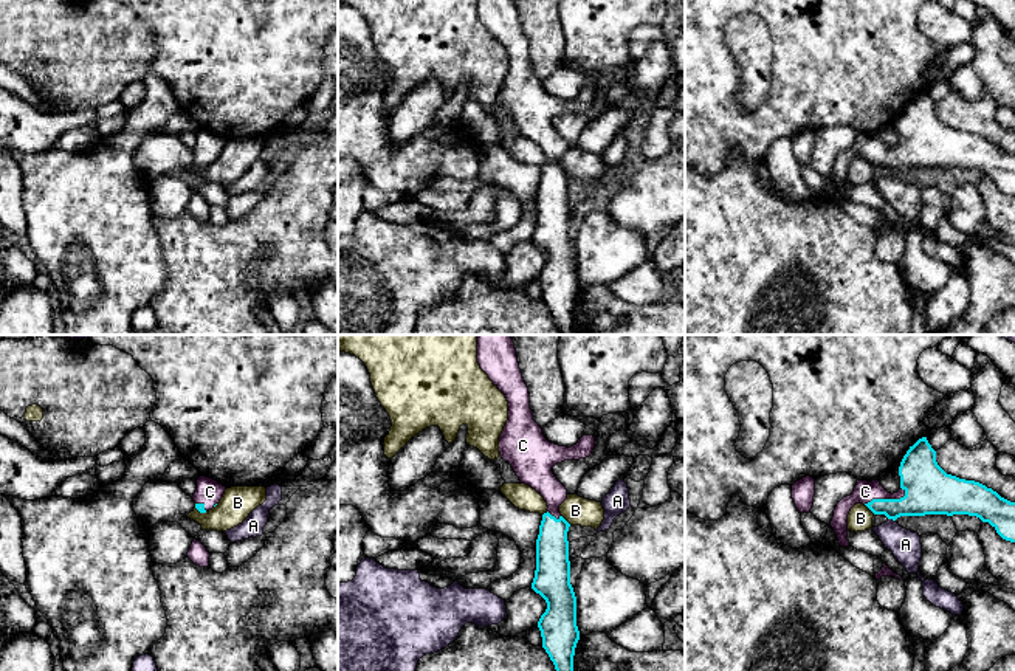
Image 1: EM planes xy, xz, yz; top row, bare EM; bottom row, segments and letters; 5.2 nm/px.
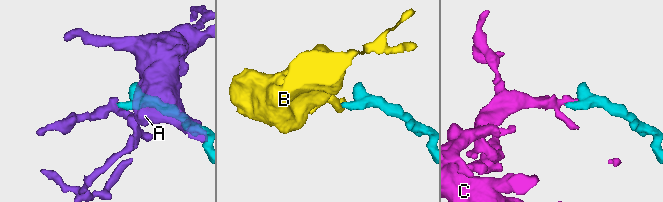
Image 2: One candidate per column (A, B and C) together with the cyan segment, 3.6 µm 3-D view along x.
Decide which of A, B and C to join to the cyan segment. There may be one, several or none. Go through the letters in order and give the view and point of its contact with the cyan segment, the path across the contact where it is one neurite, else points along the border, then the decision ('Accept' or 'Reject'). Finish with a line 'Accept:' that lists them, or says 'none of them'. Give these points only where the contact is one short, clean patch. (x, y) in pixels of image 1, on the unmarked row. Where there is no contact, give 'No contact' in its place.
A: Touches cyan at yz (891, 171). Boundary: yz (888, 171), (894, 174). Reject
B: Touches cyan at xz (564, 172). Boundary: xz (561, 168), (571, 177). Reject
C: Touches cyan at yz (885, 152). Path across: yz (928, 143), (913, 152), (885, 152), (877, 152), (865, 144). Accept
Accept: C

